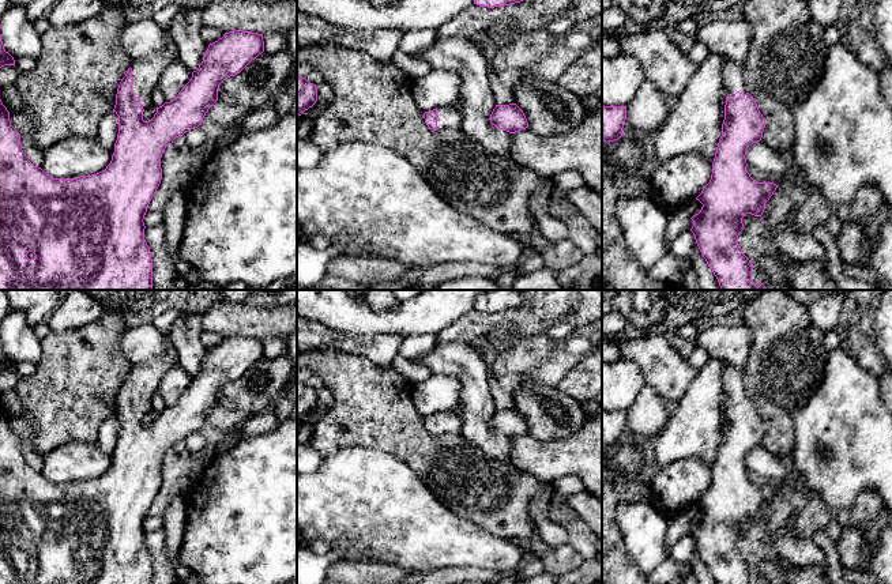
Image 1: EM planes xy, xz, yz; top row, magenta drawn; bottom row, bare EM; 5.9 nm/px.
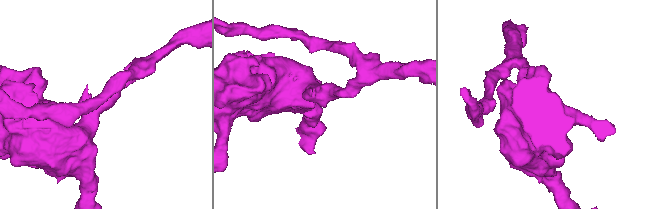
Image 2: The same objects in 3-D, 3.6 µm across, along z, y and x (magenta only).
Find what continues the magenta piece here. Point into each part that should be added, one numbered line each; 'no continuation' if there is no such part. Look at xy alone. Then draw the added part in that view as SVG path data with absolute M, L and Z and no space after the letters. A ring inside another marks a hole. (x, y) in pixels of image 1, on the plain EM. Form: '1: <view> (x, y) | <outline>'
1: xy (146, 377) | M170 332L165 335L168 351L158 359L131 368L132 373L132 396L140 403L140 408L146 415L153 410L153 395L158 391L161 378L172 369L178 366L177 351L172 340Z

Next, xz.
1: xz (448, 422) | M455 411L437 412L437 436L453 436L463 429L463 418Z

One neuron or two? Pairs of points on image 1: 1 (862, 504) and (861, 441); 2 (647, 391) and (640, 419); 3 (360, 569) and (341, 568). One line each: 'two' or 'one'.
1: two
2: one
3: one

